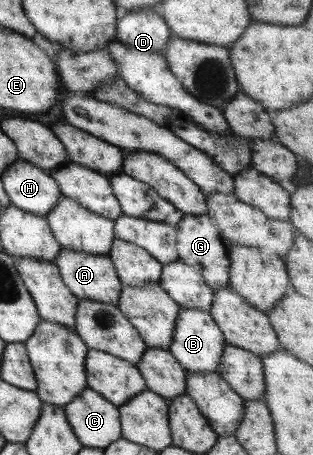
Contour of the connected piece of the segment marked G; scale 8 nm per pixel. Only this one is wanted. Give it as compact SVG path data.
M183 214L175 227L178 260L195 269L211 290L227 287L230 260L227 244L220 236L219 227L206 214Z

